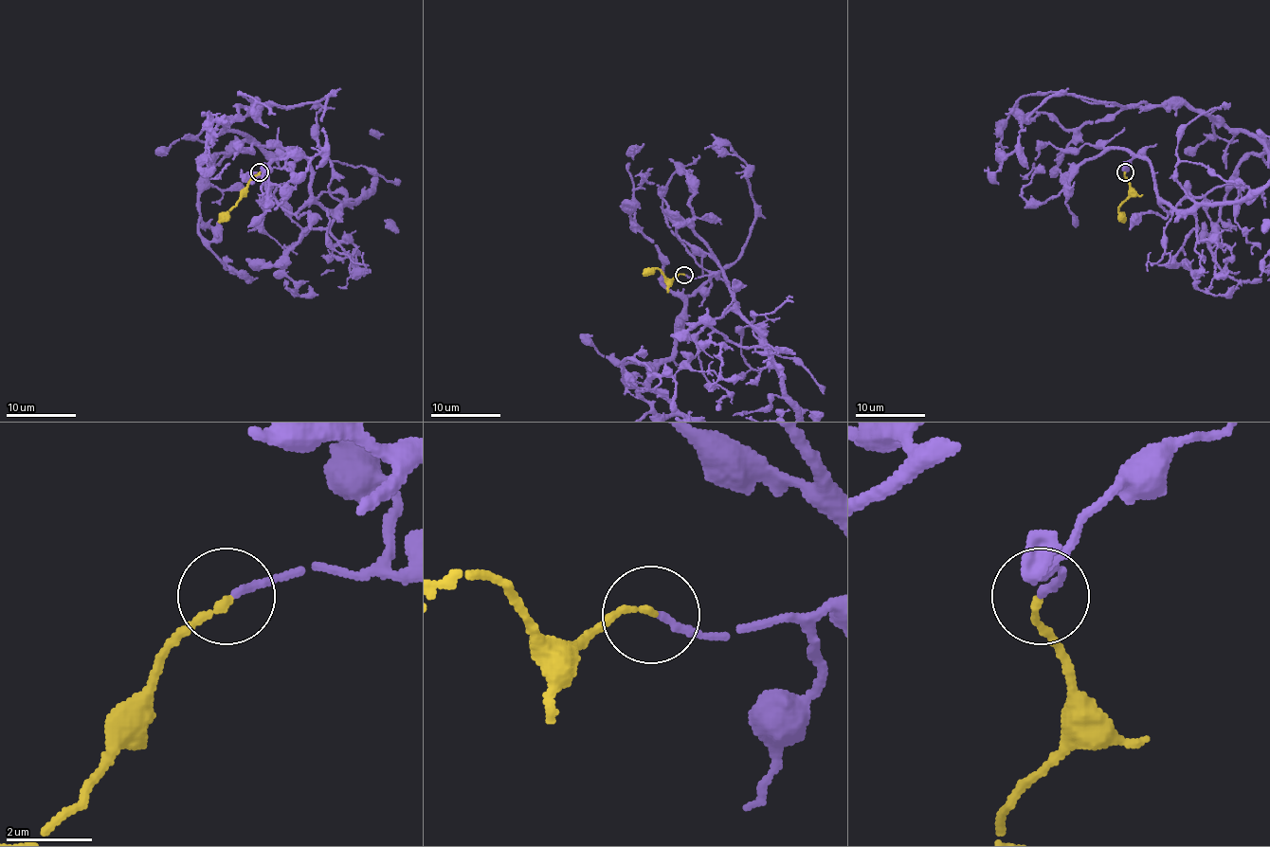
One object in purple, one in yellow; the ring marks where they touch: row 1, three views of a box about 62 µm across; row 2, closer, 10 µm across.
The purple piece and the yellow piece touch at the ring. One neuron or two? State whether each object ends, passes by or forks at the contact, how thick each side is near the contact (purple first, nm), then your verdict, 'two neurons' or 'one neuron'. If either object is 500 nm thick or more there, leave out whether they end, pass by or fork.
purple ends | yellow ends | 170/160 nm | one neuron

